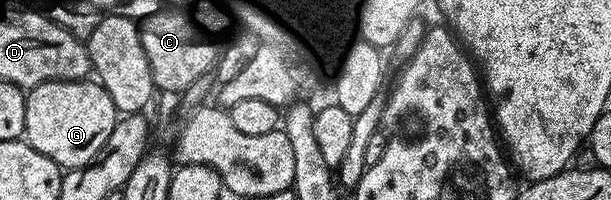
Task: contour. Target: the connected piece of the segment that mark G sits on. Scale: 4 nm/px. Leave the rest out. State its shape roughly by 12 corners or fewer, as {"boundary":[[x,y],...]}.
{"boundary":[[99,82],[26,95],[23,138],[61,169],[86,167],[118,112]]}

